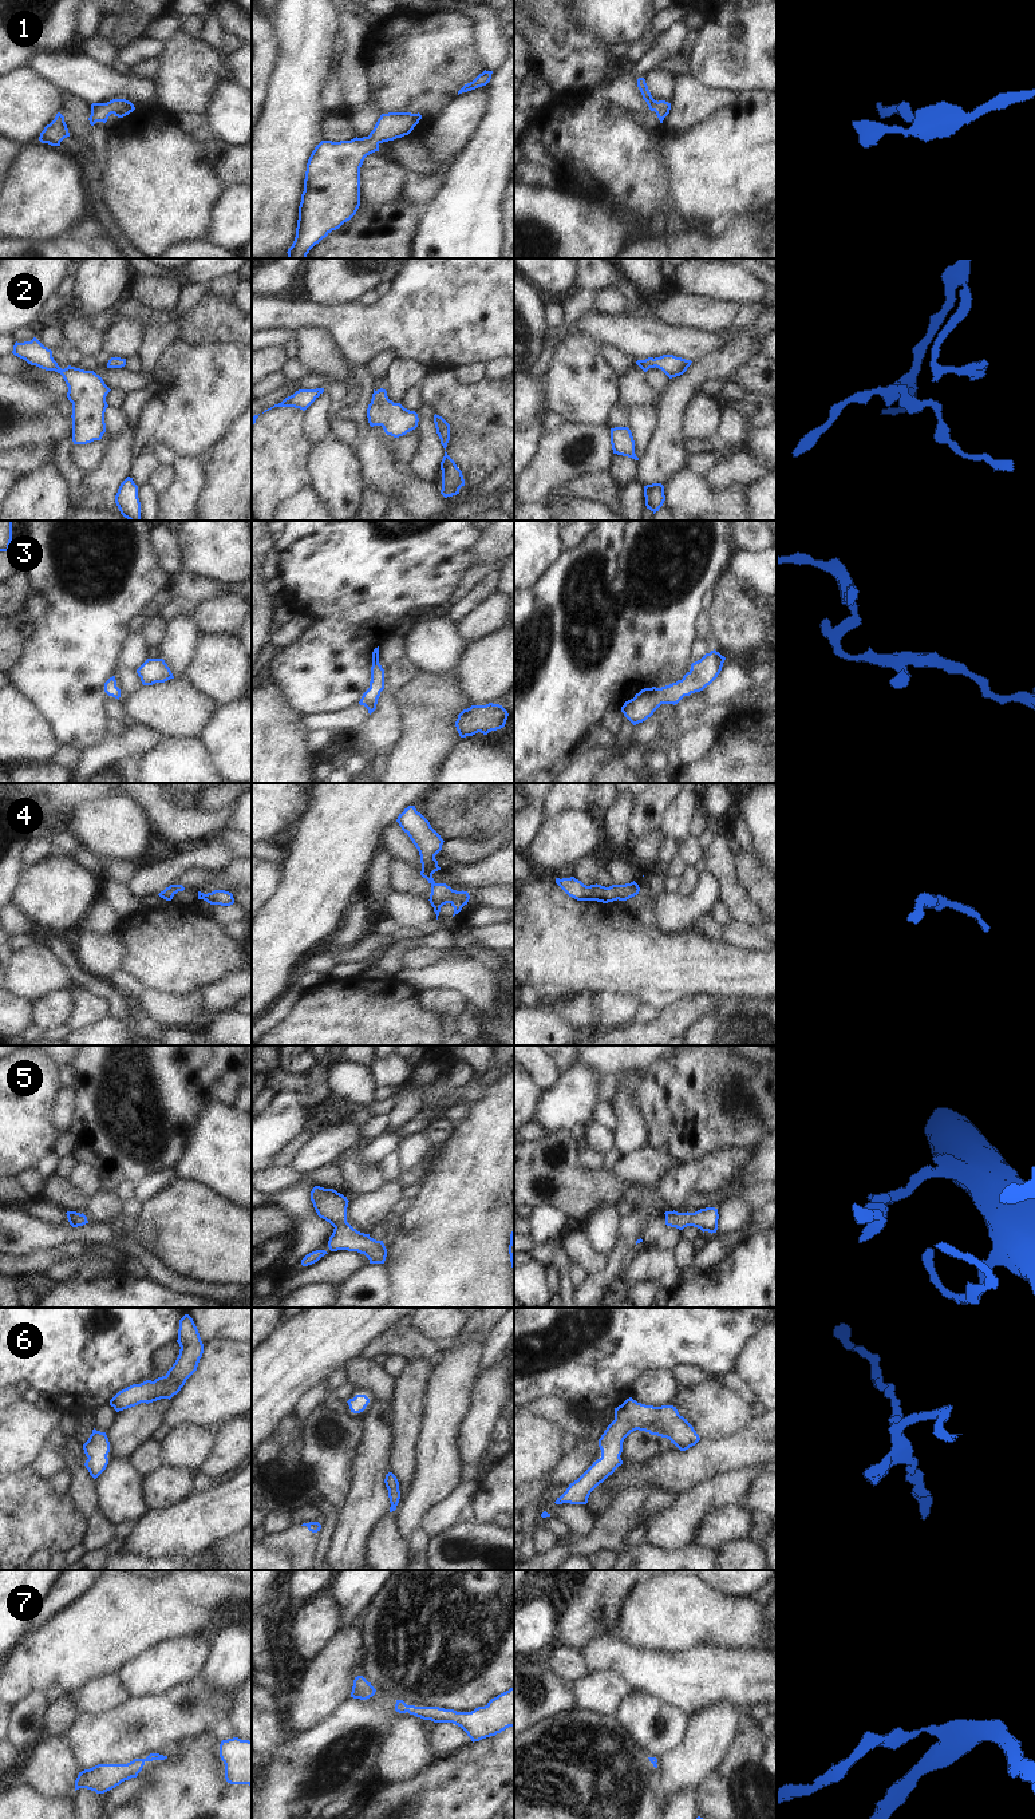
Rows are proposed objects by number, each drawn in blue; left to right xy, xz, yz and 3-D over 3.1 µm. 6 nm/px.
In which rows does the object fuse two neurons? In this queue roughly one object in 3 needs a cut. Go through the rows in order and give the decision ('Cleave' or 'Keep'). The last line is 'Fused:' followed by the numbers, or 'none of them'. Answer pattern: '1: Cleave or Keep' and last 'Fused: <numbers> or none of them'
1: Keep
2: Keep
3: Keep
4: Keep
5: Keep
6: Keep
7: Keep
Fused: none of them.

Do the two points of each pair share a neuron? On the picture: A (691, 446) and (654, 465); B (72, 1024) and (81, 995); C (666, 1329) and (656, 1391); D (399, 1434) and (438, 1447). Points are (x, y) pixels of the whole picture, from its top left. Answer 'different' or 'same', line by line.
A: different
B: same
C: different
D: different

